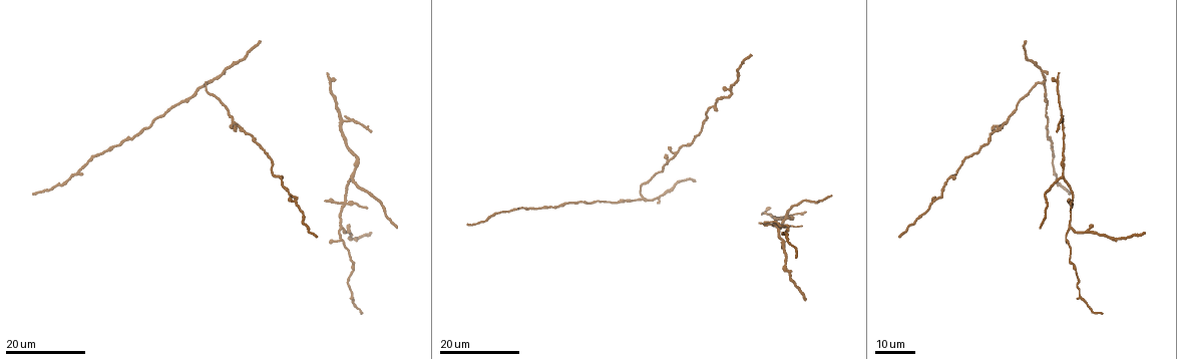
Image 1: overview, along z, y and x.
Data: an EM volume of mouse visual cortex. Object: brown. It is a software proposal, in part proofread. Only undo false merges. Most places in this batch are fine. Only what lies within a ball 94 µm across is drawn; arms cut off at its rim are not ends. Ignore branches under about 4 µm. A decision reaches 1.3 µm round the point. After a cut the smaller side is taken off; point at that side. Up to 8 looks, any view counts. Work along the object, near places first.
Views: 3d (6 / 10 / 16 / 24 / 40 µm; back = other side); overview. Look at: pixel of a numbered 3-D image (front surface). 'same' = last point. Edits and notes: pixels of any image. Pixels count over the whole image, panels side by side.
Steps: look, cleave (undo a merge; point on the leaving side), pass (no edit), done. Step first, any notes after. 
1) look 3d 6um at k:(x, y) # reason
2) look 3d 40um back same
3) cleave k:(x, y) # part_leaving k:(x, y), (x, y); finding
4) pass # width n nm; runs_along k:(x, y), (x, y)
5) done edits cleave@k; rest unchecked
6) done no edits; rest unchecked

look 3d 16um at 1:(774, 227) # branch point

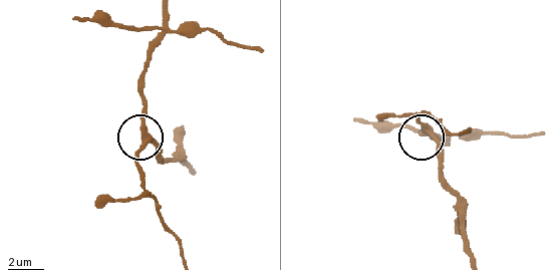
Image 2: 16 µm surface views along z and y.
look 3d 6um at 2:(151, 138) # zoom in

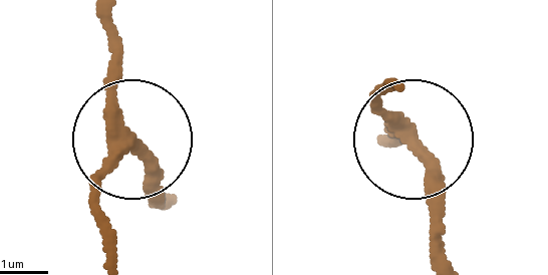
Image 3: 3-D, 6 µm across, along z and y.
pass # runs_along 3:(106, 24), (118, 119), (162, 200); one neuron here

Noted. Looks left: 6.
look 3d 16um at 1:(1063, 178)

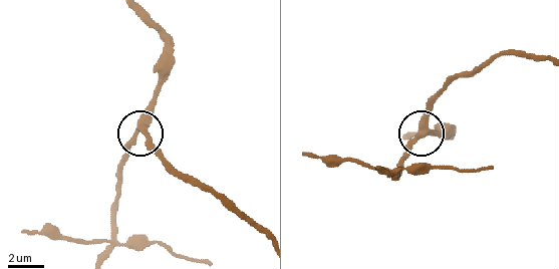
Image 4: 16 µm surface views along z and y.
look 3d 10um at 4:(422, 131) # zoom in

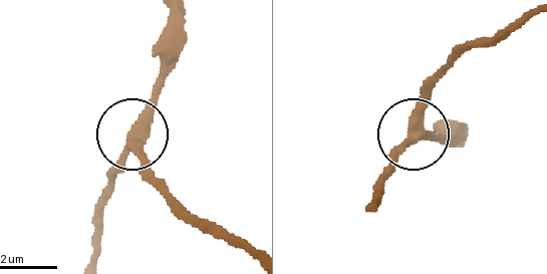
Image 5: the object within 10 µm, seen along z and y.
pass # side_arm 20 um; one neuron here

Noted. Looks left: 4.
look 3d 24um at 1:(345, 202) # four-way junction

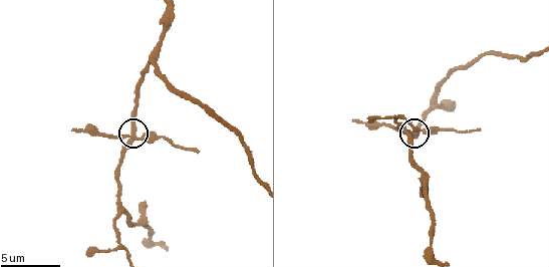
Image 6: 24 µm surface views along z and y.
look 3d 10um at 6:(135, 139) # closer look

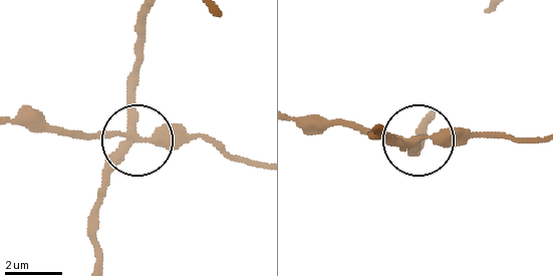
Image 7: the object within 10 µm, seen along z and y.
cleave 7:(178, 134) # side_arm 6 um; part_leaving 7:(139, 134), (208, 140), (258, 162); two neurons meet here

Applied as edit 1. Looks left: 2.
done edits cleave@7; rest unchecked

